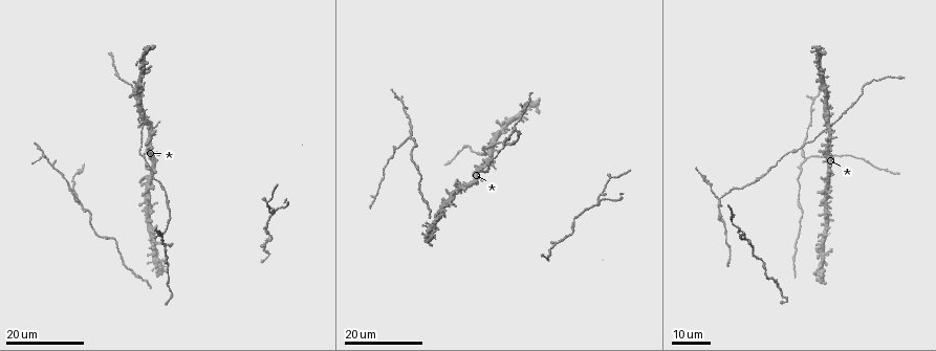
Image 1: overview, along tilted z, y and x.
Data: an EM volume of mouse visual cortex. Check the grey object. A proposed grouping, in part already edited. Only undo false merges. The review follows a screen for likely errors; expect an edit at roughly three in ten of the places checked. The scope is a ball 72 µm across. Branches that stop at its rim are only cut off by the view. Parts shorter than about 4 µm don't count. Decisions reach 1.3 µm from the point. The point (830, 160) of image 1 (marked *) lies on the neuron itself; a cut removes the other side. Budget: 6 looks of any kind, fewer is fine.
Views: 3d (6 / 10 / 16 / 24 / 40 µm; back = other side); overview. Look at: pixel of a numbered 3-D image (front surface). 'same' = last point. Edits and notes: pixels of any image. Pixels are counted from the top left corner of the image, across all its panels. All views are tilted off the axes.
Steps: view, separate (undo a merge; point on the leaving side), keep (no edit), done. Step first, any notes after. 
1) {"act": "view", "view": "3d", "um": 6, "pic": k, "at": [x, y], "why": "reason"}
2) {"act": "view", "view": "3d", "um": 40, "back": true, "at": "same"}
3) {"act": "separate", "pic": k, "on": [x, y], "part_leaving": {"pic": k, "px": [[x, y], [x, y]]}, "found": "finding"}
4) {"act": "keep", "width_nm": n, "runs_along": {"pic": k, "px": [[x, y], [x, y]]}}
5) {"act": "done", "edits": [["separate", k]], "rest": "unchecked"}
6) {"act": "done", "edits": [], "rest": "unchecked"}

{"act": "view", "view": "3d", "um": 16, "pic": 1, "at": [77, 203]}

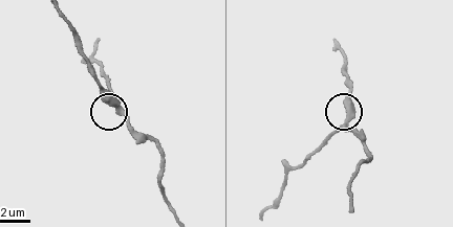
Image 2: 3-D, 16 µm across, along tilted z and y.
{"act": "view", "view": "3d", "um": 6, "pic": 2, "at": [348, 119]}

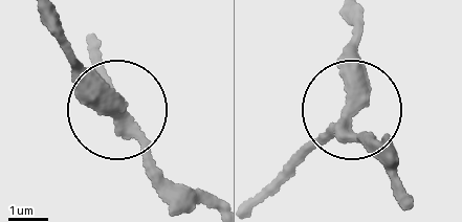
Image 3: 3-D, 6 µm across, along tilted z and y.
{"act": "keep", "arms": 3, "found": "one neuron here"}

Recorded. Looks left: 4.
{"act": "view", "view": "3d", "um": 24, "pic": 1, "at": [718, 198], "why": "three-way junction"}

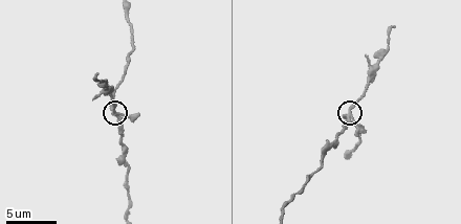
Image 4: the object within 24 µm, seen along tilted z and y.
{"act": "view", "view": "3d", "um": 6, "pic": 4, "at": [349, 112], "why": "closer look"}

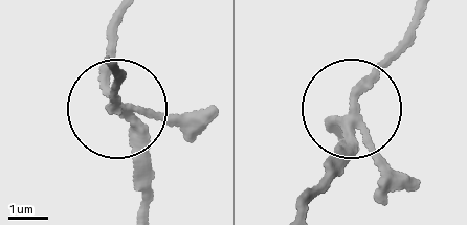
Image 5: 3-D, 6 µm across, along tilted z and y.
{"act": "separate", "pic": 5, "on": [112, 96], "width_nm": 210, "part_leaving": {"pic": 5, "px": [[353, 116], [418, 10]]}, "found": "a second neuron is stuck on"}

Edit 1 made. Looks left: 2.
{"act": "view", "view": "3d", "um": 24, "pic": 1, "at": [745, 241], "why": "branch point"}

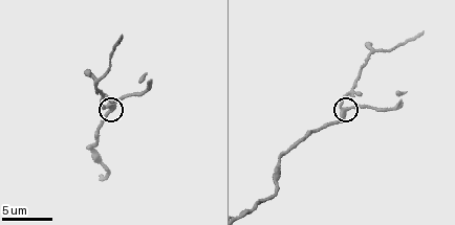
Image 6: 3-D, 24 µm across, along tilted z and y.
{"act": "view", "view": "3d", "um": 6, "pic": 6, "at": [346, 110]}

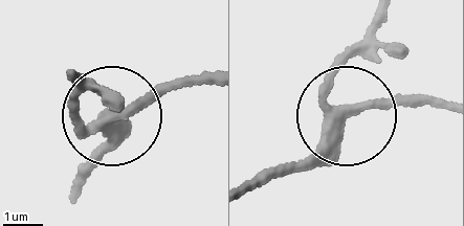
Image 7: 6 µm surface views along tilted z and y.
{"act": "keep", "found": "one neuron here"}

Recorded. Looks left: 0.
{"act": "done", "edits": [["separate", 5]], "rest": "unchecked"}

